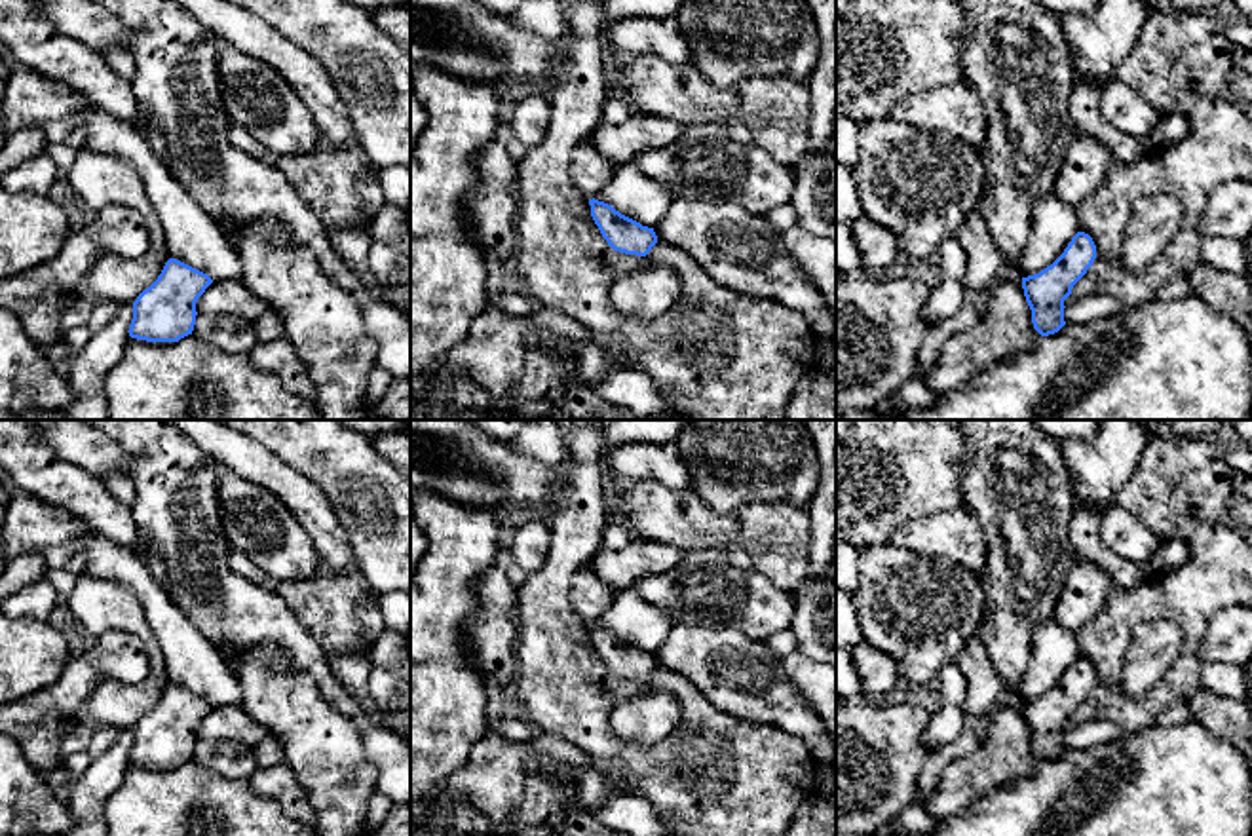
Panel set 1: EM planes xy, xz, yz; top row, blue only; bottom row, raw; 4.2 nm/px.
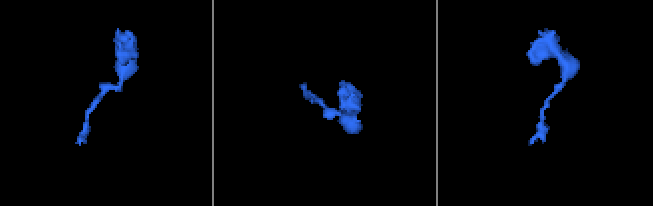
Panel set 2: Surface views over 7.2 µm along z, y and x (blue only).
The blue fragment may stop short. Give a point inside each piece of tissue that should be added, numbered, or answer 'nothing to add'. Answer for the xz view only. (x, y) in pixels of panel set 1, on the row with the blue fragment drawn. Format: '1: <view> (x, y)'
nothing to add

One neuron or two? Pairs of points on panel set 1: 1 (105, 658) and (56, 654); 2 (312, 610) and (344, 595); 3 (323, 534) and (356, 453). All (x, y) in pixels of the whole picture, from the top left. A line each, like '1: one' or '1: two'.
1: two
2: one
3: two

